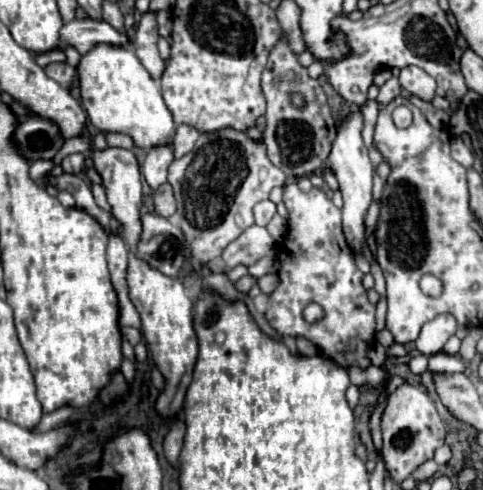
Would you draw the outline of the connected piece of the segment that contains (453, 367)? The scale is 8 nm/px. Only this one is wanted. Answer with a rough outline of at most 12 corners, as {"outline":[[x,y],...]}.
{"outline":[[432,354],[430,372],[464,372],[458,356]]}

